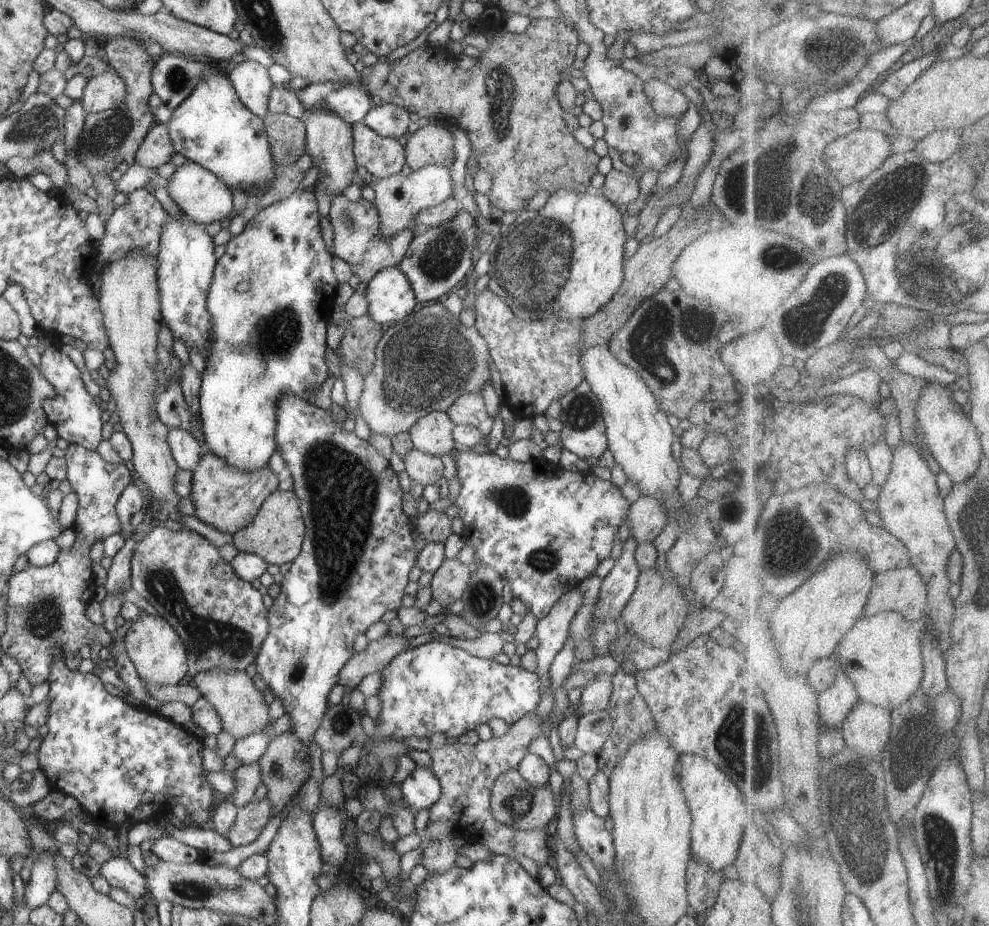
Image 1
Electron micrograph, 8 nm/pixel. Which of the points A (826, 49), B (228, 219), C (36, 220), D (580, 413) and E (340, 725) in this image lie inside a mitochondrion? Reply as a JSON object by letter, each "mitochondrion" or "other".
{"A":"mitochondrion","B":"other","C":"other","D":"mitochondrion","E":"mitochondrion"}

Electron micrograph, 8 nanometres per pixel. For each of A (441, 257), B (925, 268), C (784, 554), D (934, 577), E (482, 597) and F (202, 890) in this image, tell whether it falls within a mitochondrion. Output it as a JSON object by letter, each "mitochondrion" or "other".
{"A":"mitochondrion","B":"mitochondrion","C":"mitochondrion","D":"other","E":"mitochondrion","F":"mitochondrion"}

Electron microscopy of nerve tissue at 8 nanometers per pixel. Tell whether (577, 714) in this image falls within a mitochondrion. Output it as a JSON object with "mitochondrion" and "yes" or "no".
{"mitochondrion":"no"}

